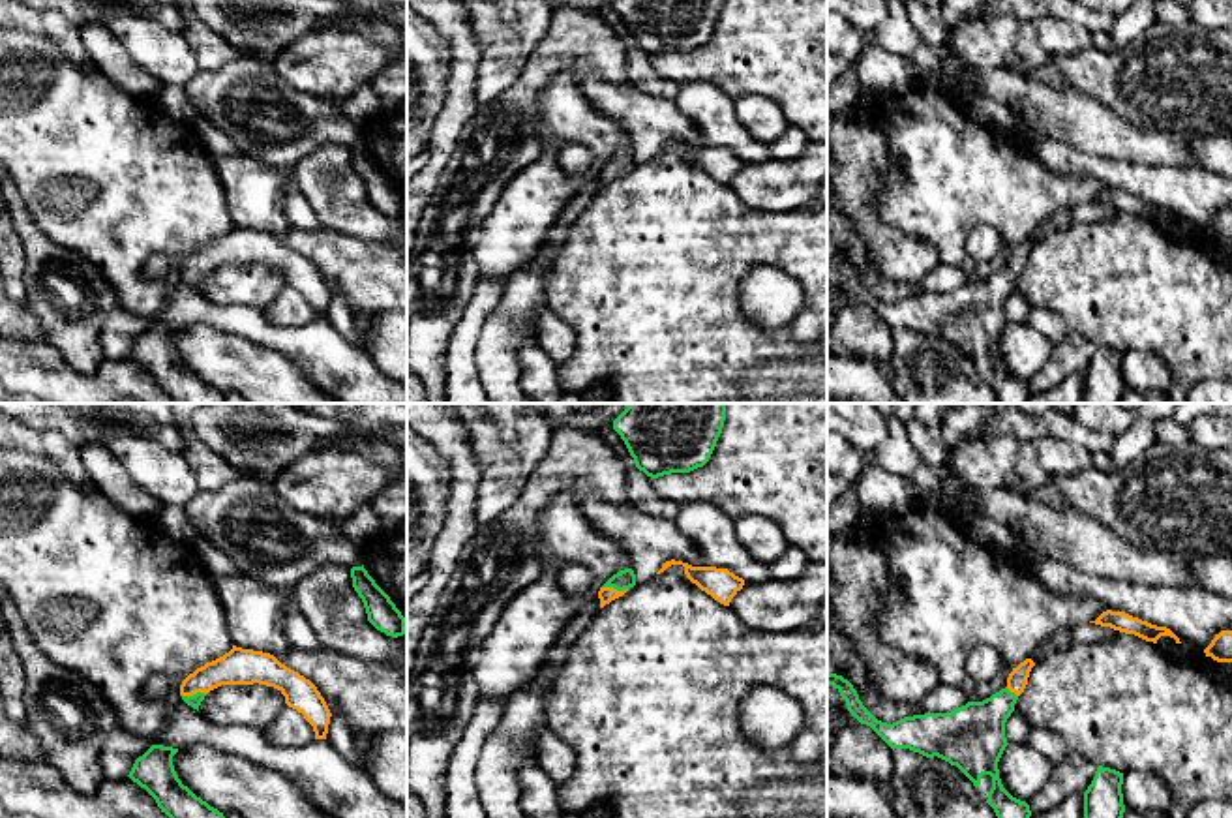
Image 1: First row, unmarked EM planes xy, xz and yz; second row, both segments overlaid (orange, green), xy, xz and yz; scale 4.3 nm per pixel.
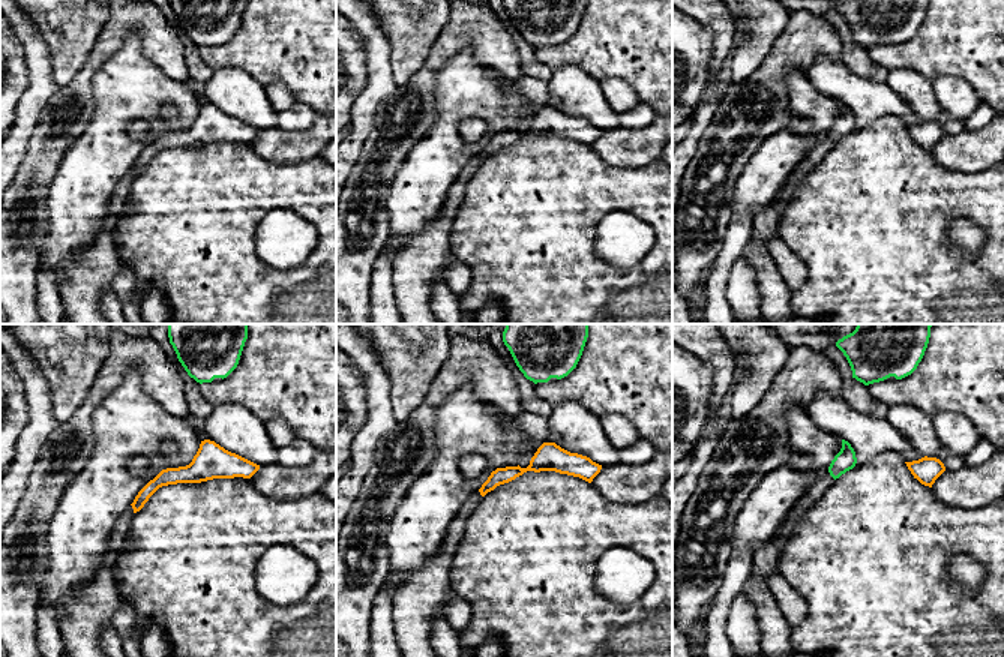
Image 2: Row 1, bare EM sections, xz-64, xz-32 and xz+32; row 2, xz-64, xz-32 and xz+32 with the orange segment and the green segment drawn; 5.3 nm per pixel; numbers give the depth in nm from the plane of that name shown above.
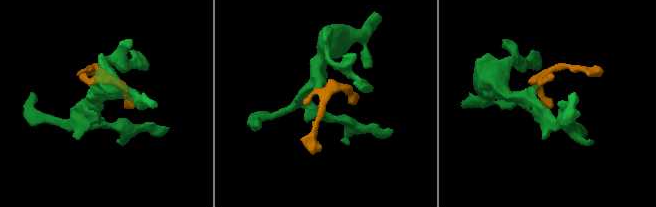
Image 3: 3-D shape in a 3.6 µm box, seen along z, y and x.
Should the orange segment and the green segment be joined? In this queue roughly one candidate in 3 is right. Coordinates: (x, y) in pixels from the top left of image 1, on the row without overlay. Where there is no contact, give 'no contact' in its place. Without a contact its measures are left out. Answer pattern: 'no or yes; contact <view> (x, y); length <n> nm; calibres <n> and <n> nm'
yes; contact xz (616, 169); length 110 nm; calibres 70 and 80 nm

